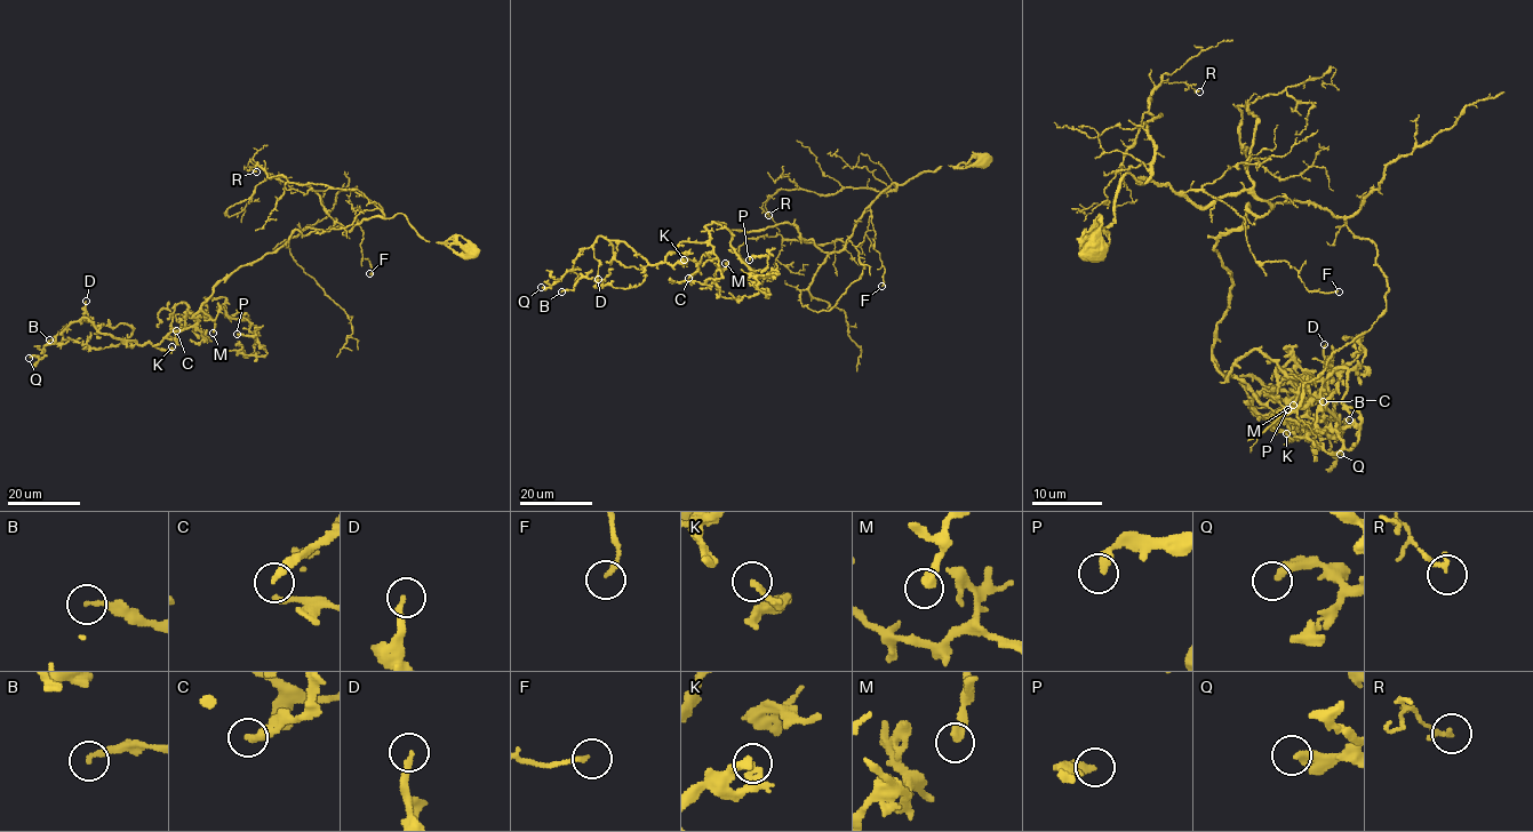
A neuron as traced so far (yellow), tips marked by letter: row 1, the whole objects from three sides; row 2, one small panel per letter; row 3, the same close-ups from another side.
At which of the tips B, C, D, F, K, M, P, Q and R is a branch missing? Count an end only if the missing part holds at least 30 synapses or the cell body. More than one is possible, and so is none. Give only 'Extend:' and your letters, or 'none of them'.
Extend: none of them

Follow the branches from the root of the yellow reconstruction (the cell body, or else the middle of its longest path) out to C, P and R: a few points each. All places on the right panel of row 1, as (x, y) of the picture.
C: (1098, 246), (1126, 174), (1264, 200), (1214, 246), (1212, 360), (1263, 404), (1293, 361), (1323, 401)
P: (1098, 246), (1126, 174), (1271, 205), (1214, 246), (1212, 361), (1307, 377), (1287, 409)
R: (1098, 246), (1119, 181), (1149, 177), (1147, 125), (1162, 116), (1150, 93), (1163, 80), (1199, 92)

